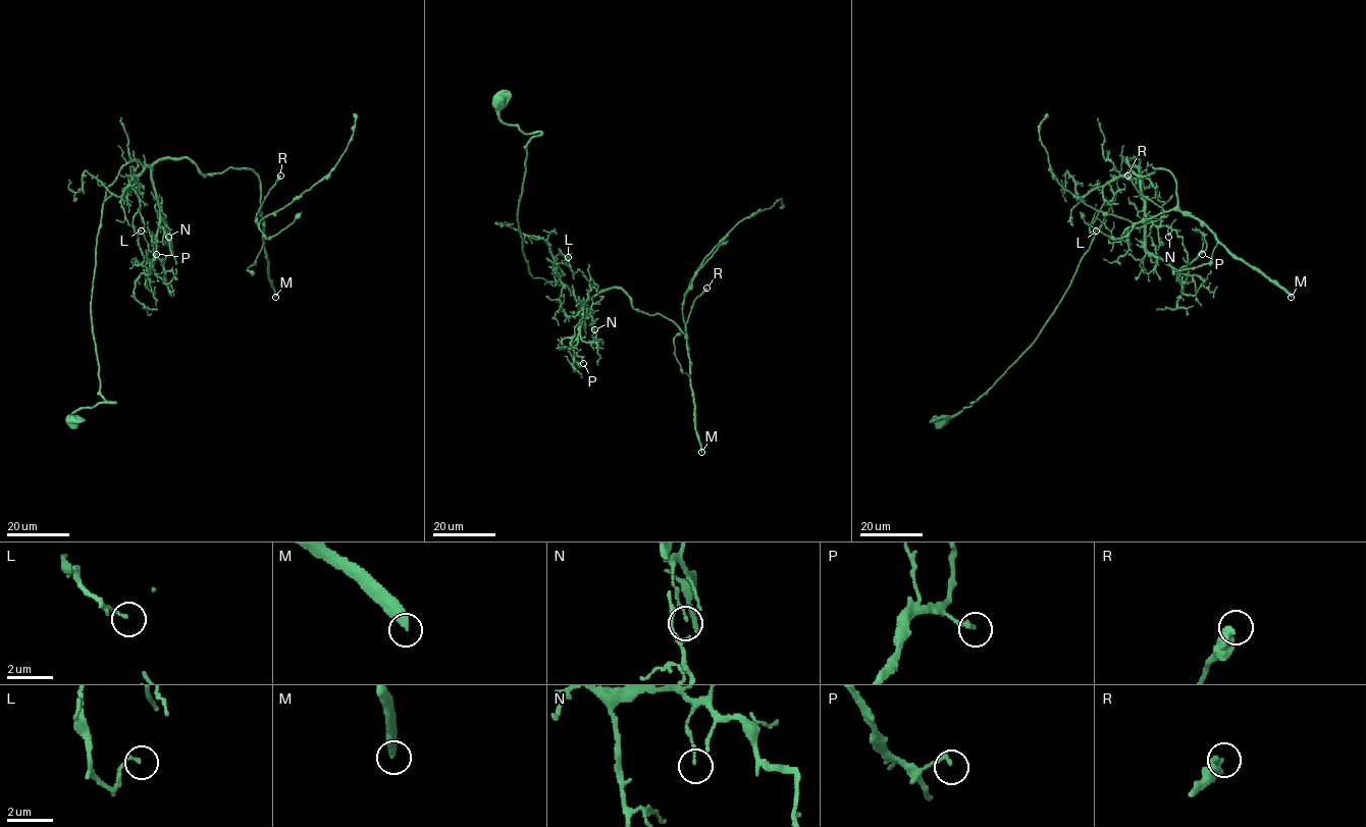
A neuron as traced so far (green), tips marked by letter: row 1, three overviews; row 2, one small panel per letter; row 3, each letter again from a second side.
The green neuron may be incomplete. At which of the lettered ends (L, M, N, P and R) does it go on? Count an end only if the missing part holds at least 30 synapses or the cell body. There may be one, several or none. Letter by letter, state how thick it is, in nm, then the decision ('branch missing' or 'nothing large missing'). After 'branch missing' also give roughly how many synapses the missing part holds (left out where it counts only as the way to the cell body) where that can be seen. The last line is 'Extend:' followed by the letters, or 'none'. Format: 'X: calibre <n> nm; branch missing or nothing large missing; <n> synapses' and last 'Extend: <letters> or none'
L: calibre 110 nm; nothing large missing
M: calibre 400 nm; branch missing; 150 synapses
N: calibre 100 nm; nothing large missing
P: calibre 190 nm; nothing large missing
R: calibre 440 nm; nothing large missing
Extend: M

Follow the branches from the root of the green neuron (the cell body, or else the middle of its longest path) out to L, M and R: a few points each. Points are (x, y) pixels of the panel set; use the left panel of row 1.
L: (74, 423), (77, 409), (114, 403), (100, 392), (91, 300), (106, 190), (134, 159), (141, 230)
M: (74, 423), (114, 403), (91, 300), (106, 190), (132, 160), (250, 168), (275, 297)
R: (74, 423), (114, 403), (91, 300), (120, 169), (250, 168), (259, 211), (280, 175)

